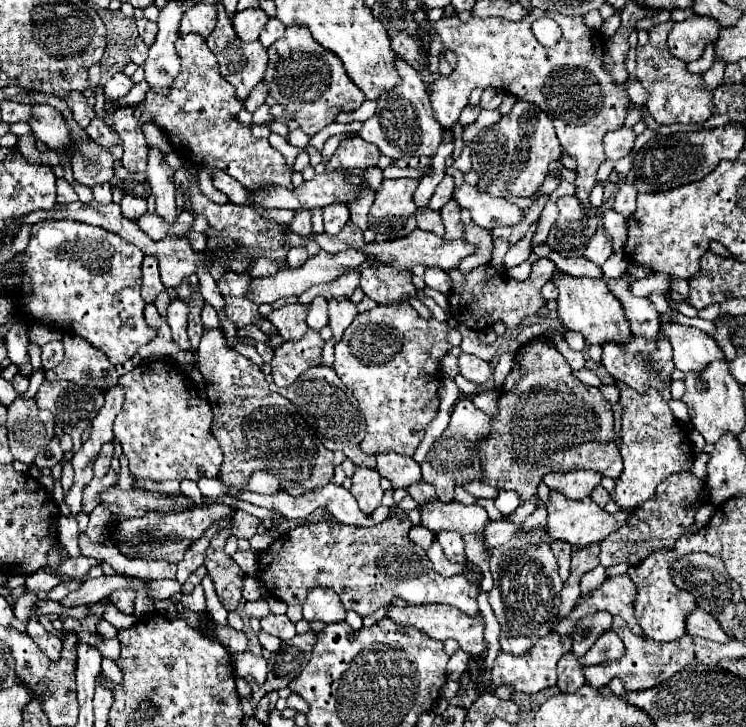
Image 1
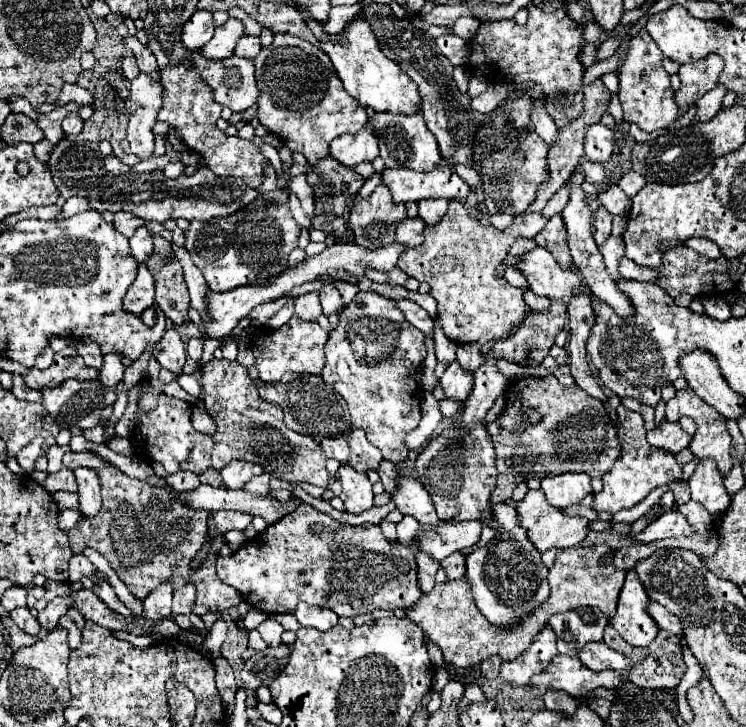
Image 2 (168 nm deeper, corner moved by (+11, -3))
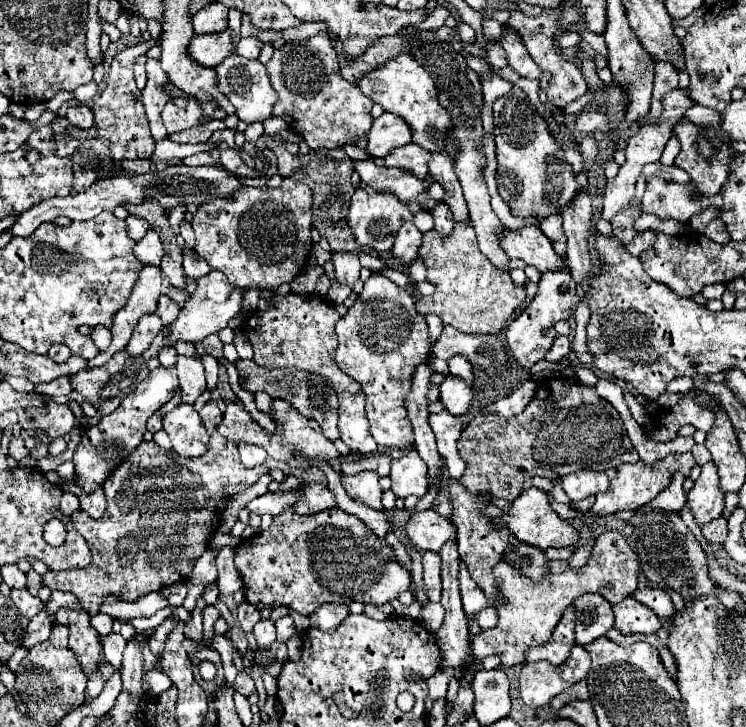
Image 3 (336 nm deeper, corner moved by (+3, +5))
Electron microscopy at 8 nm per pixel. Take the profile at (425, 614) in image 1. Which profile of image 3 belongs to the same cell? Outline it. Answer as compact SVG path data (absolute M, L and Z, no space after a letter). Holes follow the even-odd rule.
M610 530L596 538L592 556L578 570L572 568L568 560L554 560L550 562L548 580L532 582L528 578L524 580L518 568L500 562L492 574L496 576L496 580L500 580L500 596L504 596L504 604L494 604L498 624L490 630L482 630L476 636L472 636L472 654L476 660L484 660L490 654L498 654L502 660L506 660L502 662L504 666L514 666L524 662L524 652L530 646L540 646L548 642L564 608L570 606L574 598L588 592L598 592L610 604L616 604L630 596L638 588L640 562L636 552L622 538L622 534Z

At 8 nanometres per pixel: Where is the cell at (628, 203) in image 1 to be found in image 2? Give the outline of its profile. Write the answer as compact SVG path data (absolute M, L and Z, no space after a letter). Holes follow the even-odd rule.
M628 170L628 172L624 174L624 180L620 180L620 188L622 188L630 198L634 198L636 192L638 192L644 184L646 184L646 178L640 176L640 174L634 172L634 170Z

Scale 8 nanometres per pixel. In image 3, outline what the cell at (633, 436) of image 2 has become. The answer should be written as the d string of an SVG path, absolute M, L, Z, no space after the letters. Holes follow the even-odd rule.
M692 452L676 454L676 456L666 456L656 466L648 466L642 460L638 460L636 464L622 464L618 468L616 478L610 480L608 492L602 492L600 496L596 496L596 502L594 502L590 512L598 514L598 516L604 516L604 514L614 514L616 510L636 510L636 508L644 506L646 502L650 502L652 498L656 498L656 494L662 492L668 486L668 482L672 480L674 472L680 472L680 474L688 476L692 466L696 466L696 460L694 460Z

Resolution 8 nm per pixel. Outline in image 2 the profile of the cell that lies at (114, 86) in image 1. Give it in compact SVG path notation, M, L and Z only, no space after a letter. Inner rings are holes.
M68 84L62 88L58 100L56 100L56 106L66 106L70 102L76 102L80 106L86 106L92 102L92 92L90 90L84 90L80 88L78 84Z

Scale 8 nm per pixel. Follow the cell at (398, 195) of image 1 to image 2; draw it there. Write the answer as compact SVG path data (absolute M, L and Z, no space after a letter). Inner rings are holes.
M380 184L368 198L360 198L354 202L354 206L350 208L350 216L348 216L348 228L352 230L356 244L360 244L364 248L382 248L382 246L394 242L396 226L404 218L406 218L406 206L392 204L392 196L388 196L388 188L384 188Z

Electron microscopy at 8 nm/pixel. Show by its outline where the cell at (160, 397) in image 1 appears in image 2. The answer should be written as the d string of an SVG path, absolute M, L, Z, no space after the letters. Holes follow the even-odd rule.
M160 394L160 406L154 412L138 412L138 424L136 424L136 436L134 444L136 448L148 458L162 462L168 474L174 474L178 470L190 470L194 474L200 474L210 466L210 454L214 448L214 442L210 436L196 432L190 424L192 406L184 400L170 398L166 394Z

